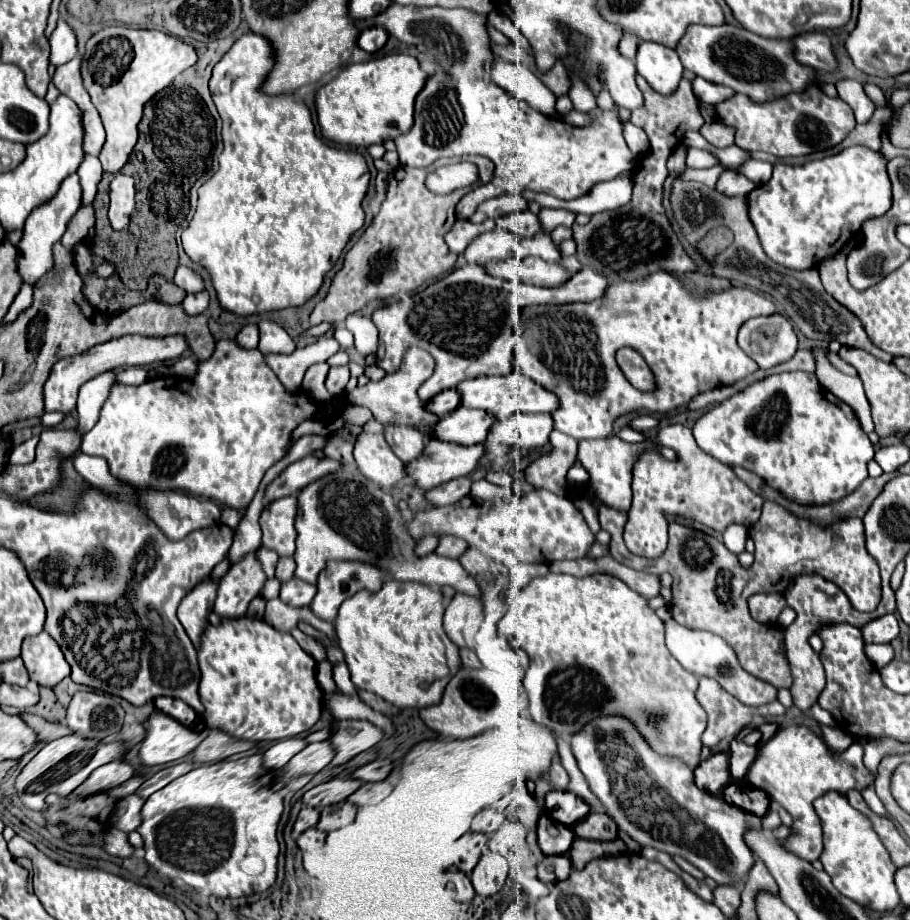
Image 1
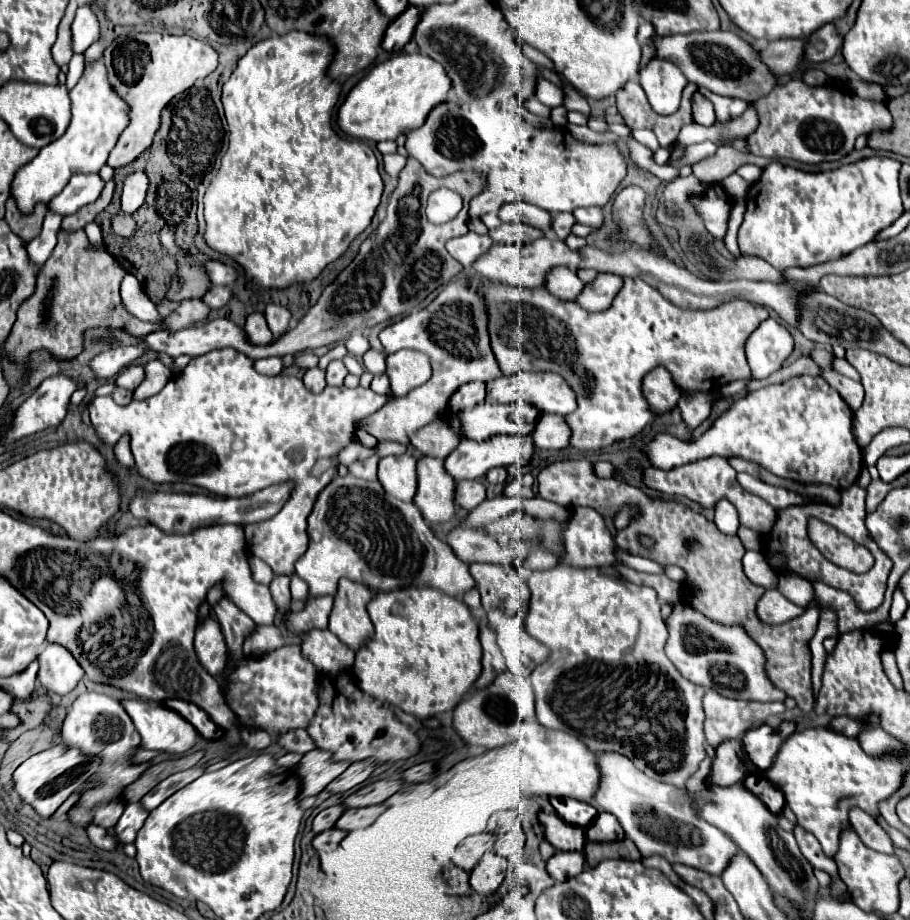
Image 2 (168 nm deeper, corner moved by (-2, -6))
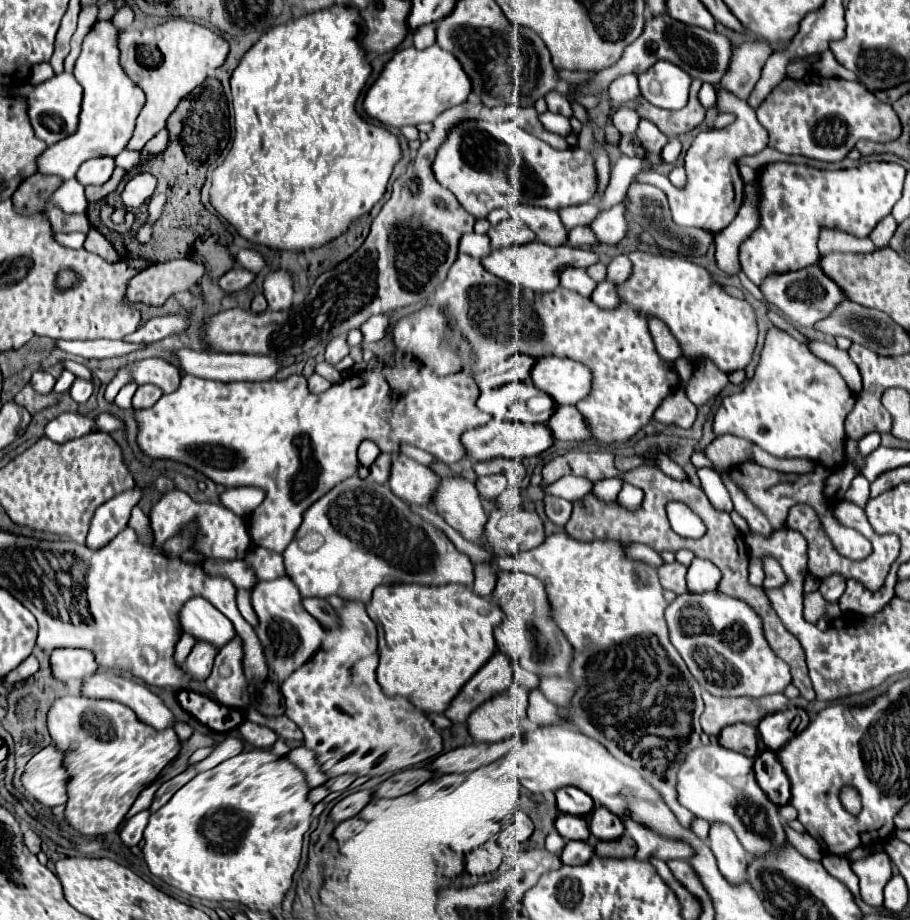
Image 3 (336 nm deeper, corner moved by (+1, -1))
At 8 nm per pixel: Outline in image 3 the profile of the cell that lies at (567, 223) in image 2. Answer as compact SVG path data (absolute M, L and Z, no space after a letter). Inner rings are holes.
M593 200L585 202L583 206L569 206L559 210L559 216L569 230L575 226L589 226L597 214L599 214L599 204L595 204Z

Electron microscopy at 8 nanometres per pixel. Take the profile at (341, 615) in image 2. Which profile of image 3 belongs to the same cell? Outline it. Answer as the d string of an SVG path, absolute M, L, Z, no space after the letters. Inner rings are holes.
M347 602L345 608L339 610L339 618L341 618L341 626L337 626L335 630L329 630L329 632L327 632L327 636L325 636L325 640L323 640L319 652L317 652L303 668L299 668L297 672L293 672L293 674L281 684L281 692L283 692L285 700L287 700L287 712L285 712L285 714L301 728L301 732L303 732L303 742L305 742L305 746L307 746L309 750L313 750L313 752L317 754L317 762L319 762L321 770L323 770L325 774L329 774L331 778L333 778L333 776L341 776L341 774L383 776L383 774L387 774L387 772L399 772L399 770L405 770L405 768L409 768L409 766L415 766L415 764L419 764L419 762L425 762L425 760L431 760L431 758L439 756L439 754L443 752L443 738L441 738L441 732L435 730L435 726L433 726L433 722L427 718L427 714L425 714L423 710L415 708L407 698L397 698L397 696L389 698L389 696L385 696L383 690L381 690L381 686L379 686L379 682L375 680L375 670L377 670L377 660L379 660L379 654L377 654L377 652L379 652L379 650L377 650L377 628L375 628L375 624L371 622L371 618L367 616L365 606L363 606L361 602Z

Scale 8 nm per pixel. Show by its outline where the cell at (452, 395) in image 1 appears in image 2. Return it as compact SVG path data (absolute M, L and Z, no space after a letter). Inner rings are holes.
M468 383L468 385L462 385L452 397L450 397L450 411L464 411L464 409L470 409L478 403L484 401L484 383Z

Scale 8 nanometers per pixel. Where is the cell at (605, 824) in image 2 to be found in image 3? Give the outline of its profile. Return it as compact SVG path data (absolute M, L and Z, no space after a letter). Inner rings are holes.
M599 806L591 812L589 818L589 828L591 834L597 840L609 840L609 838L621 838L625 832L625 824L621 822L619 816L615 816L611 810Z

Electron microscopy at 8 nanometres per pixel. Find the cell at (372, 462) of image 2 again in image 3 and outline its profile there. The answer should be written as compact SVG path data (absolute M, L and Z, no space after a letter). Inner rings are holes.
M379 454L369 470L371 470L371 478L375 482L385 484L387 478L389 478L389 470L391 470L391 456L389 454Z

